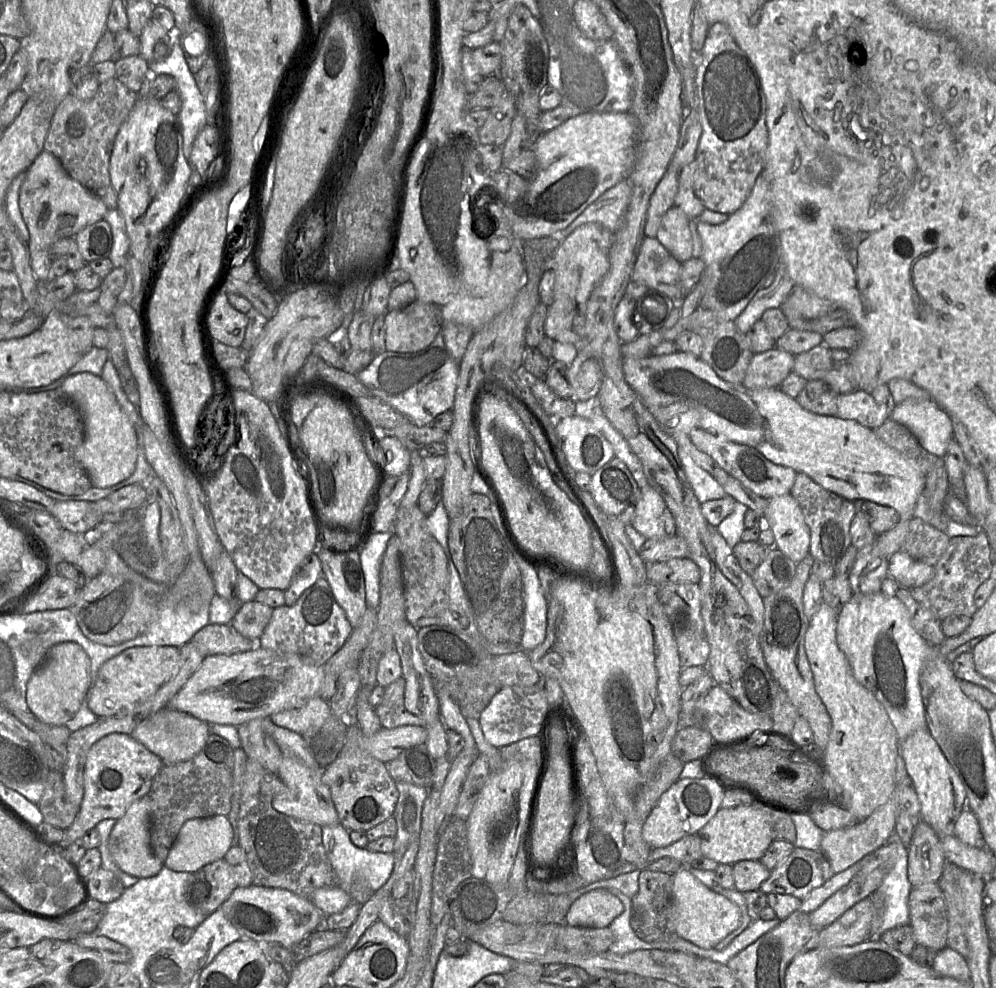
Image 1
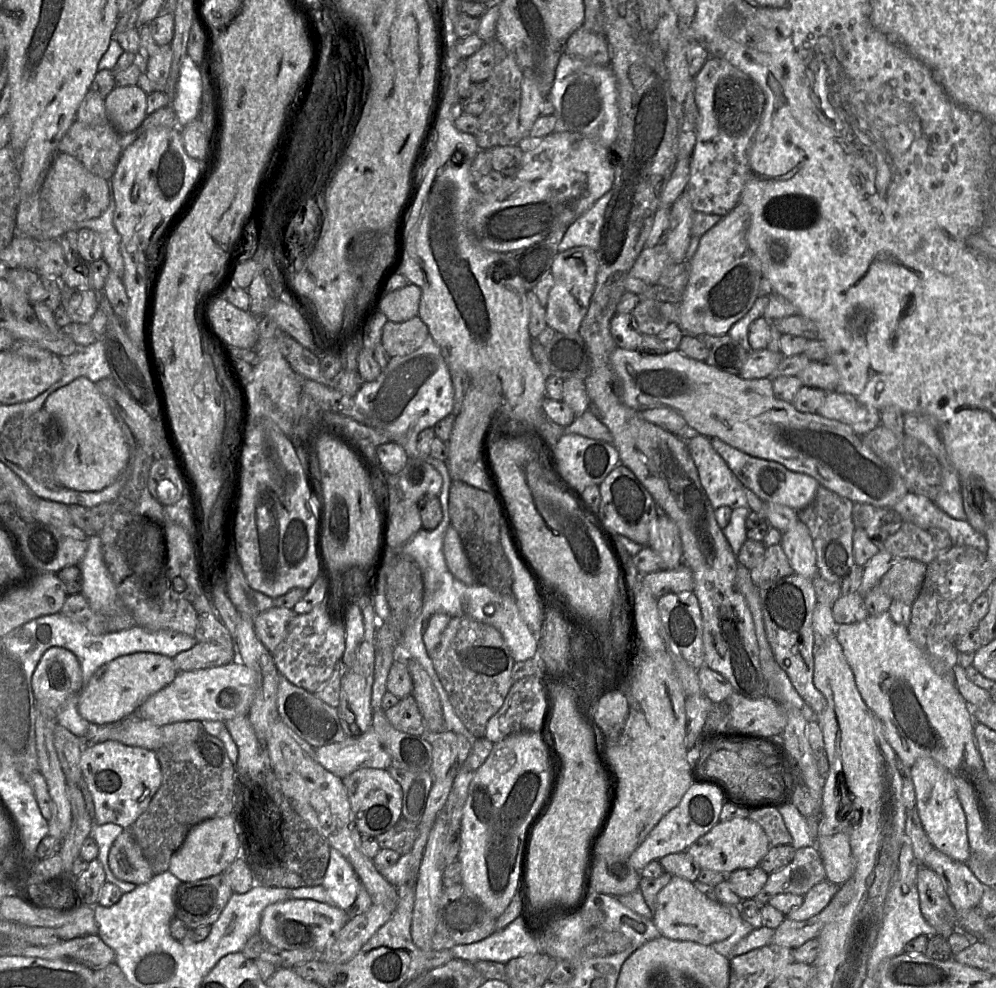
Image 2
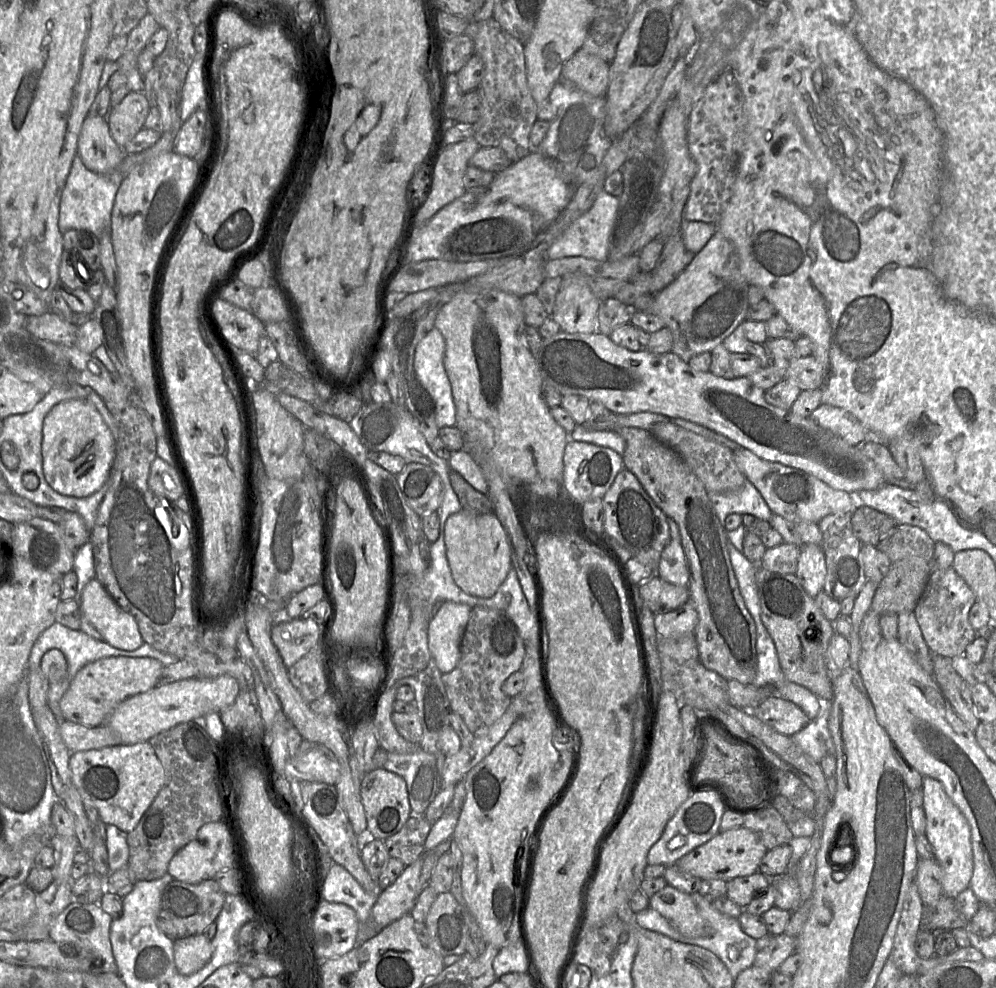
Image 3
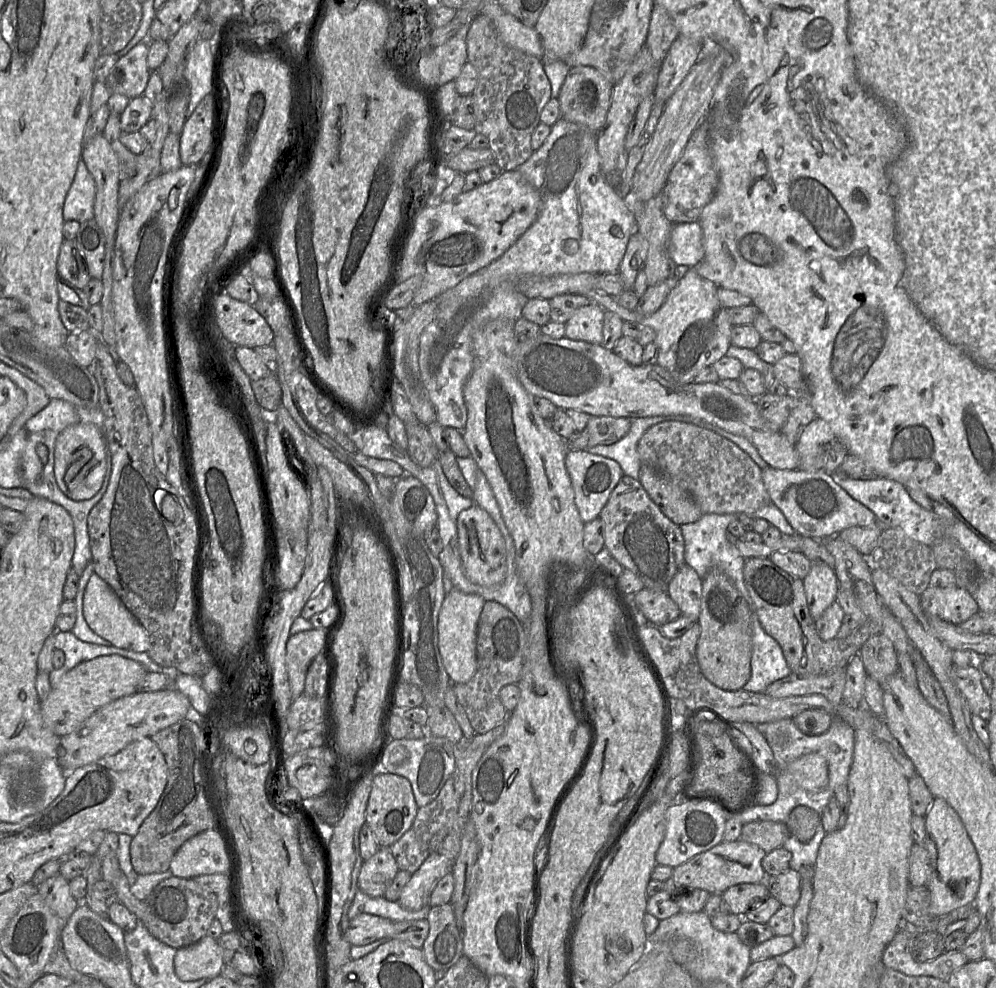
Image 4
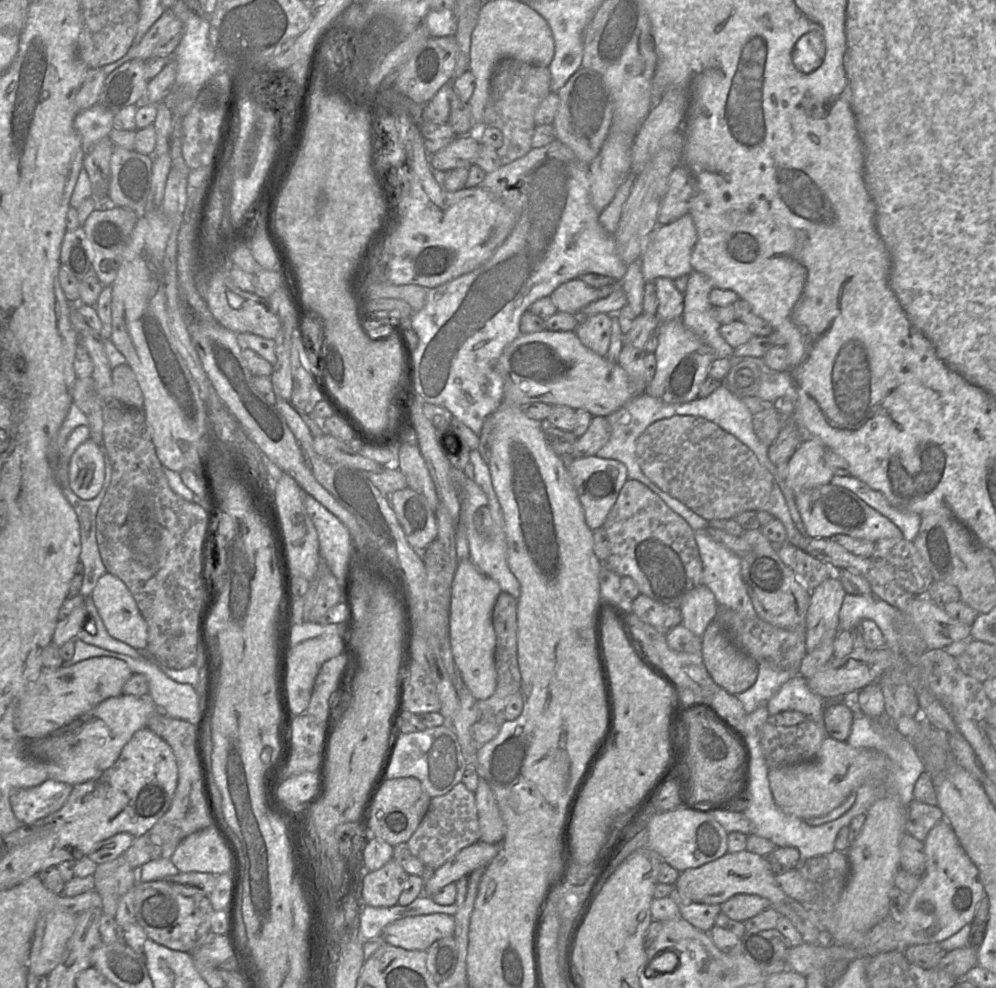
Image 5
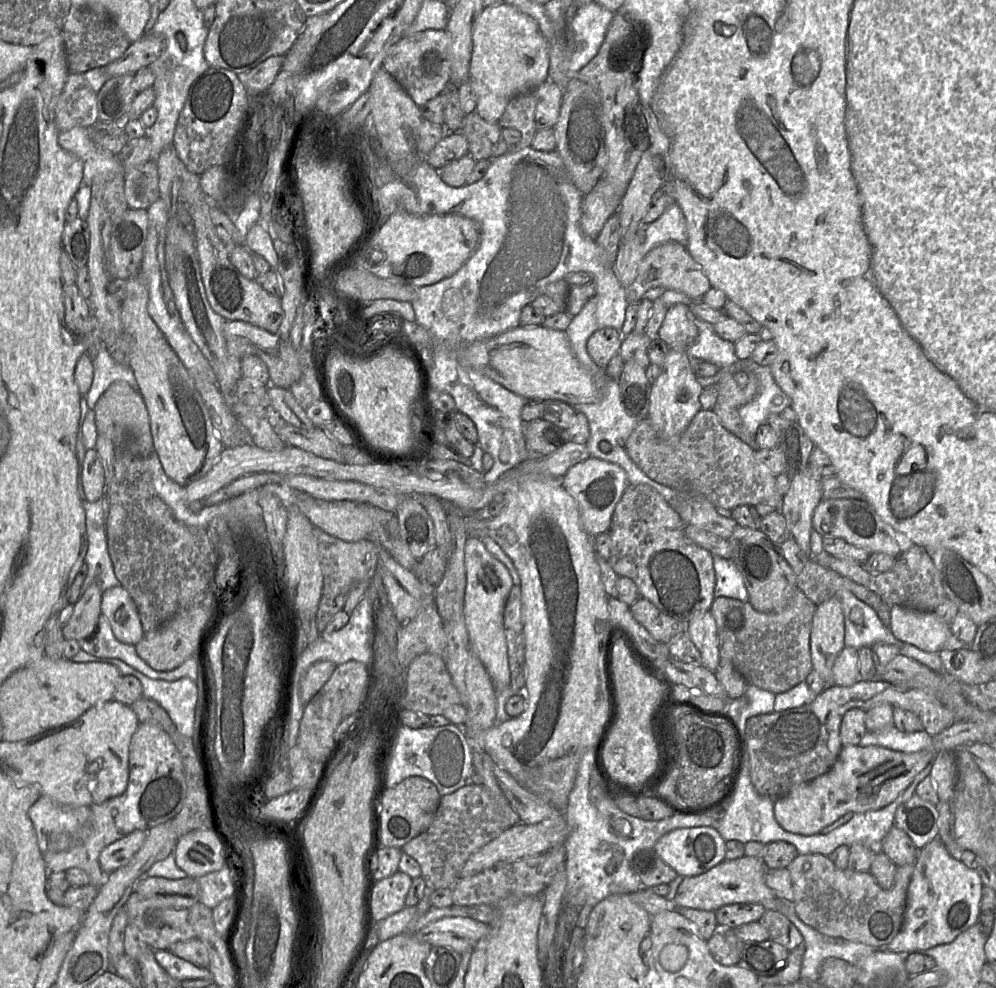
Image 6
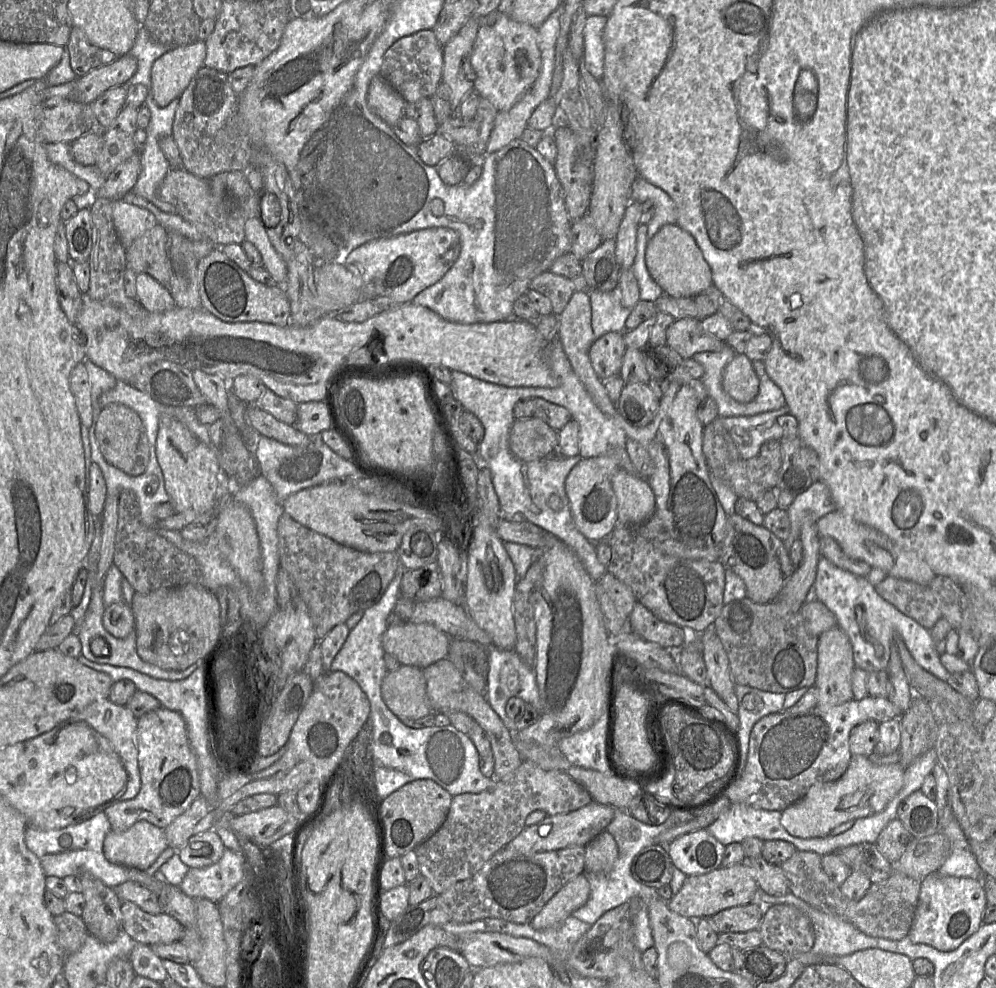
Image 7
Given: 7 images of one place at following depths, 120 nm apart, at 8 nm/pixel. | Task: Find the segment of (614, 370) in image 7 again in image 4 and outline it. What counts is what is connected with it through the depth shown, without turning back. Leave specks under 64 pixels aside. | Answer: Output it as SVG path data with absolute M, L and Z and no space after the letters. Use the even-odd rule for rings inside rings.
M591 302L575 311L565 322L565 336L572 340L581 340L601 344L603 340L604 309Z

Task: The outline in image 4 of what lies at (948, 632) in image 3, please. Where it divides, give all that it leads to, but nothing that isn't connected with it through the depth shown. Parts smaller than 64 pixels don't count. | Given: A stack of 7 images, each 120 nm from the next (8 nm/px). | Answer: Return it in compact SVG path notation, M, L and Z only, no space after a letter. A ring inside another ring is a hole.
M957 585L950 588L929 586L920 595L920 602L924 612L957 626L980 612L971 593Z

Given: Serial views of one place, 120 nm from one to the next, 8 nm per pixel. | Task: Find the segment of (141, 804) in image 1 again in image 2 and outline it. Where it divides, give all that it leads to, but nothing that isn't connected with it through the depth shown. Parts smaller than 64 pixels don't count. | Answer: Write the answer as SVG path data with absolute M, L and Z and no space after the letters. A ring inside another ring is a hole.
M130 829L118 835L108 861L116 878L135 885L147 883L155 875Z

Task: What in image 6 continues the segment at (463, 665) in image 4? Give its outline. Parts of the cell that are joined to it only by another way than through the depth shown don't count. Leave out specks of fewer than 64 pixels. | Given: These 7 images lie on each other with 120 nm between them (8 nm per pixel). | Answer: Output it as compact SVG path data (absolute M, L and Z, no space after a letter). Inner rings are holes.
M468 537L464 552L466 570L465 624L472 649L487 669L497 695L497 691L502 691L510 686L504 609L514 584L507 567L486 549L482 539Z

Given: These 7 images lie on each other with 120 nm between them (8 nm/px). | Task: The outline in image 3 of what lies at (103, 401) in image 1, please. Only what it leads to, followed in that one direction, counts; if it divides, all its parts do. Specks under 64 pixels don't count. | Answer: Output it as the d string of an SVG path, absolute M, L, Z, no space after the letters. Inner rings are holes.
M87 399L59 402L44 418L42 430L43 472L58 493L87 497L109 477L115 459L115 439L97 408Z

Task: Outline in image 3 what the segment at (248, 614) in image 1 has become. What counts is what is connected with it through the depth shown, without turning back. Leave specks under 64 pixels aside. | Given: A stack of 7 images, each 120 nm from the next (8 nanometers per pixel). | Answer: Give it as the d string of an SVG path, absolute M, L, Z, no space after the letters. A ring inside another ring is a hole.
M306 618L278 620L271 630L271 639L287 668L293 666L317 644L322 627Z

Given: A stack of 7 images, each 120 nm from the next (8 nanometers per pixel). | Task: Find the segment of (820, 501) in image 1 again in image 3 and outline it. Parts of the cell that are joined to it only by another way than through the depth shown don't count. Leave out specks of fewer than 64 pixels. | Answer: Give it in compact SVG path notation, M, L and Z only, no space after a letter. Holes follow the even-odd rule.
M850 512L830 514L818 522L822 534L821 548L825 555L827 567L823 590L839 602L849 596L856 598L867 581L860 555L862 543L853 533L852 514Z

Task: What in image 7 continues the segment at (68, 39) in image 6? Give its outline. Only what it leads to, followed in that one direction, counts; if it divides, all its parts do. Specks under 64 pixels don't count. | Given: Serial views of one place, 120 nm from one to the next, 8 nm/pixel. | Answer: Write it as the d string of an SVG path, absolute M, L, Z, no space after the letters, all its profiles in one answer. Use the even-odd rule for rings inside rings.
M73 26L65 47L70 55L70 64L76 76L83 77L90 71L112 63L116 54L90 43L85 33Z

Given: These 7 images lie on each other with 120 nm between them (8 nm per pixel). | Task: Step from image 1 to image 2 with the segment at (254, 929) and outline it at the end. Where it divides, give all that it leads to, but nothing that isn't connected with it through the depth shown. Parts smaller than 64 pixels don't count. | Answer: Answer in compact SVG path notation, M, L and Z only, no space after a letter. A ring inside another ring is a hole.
M289 899L263 910L258 933L278 948L314 950L320 954L349 920L347 912L335 905L311 899Z

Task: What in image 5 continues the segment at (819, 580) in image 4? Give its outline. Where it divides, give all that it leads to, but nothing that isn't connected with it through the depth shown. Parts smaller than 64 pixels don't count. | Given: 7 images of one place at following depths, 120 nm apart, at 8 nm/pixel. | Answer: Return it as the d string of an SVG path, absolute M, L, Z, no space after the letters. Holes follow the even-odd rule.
M828 578L810 594L806 615L806 649L812 652L824 637L834 637L846 592L838 578Z

